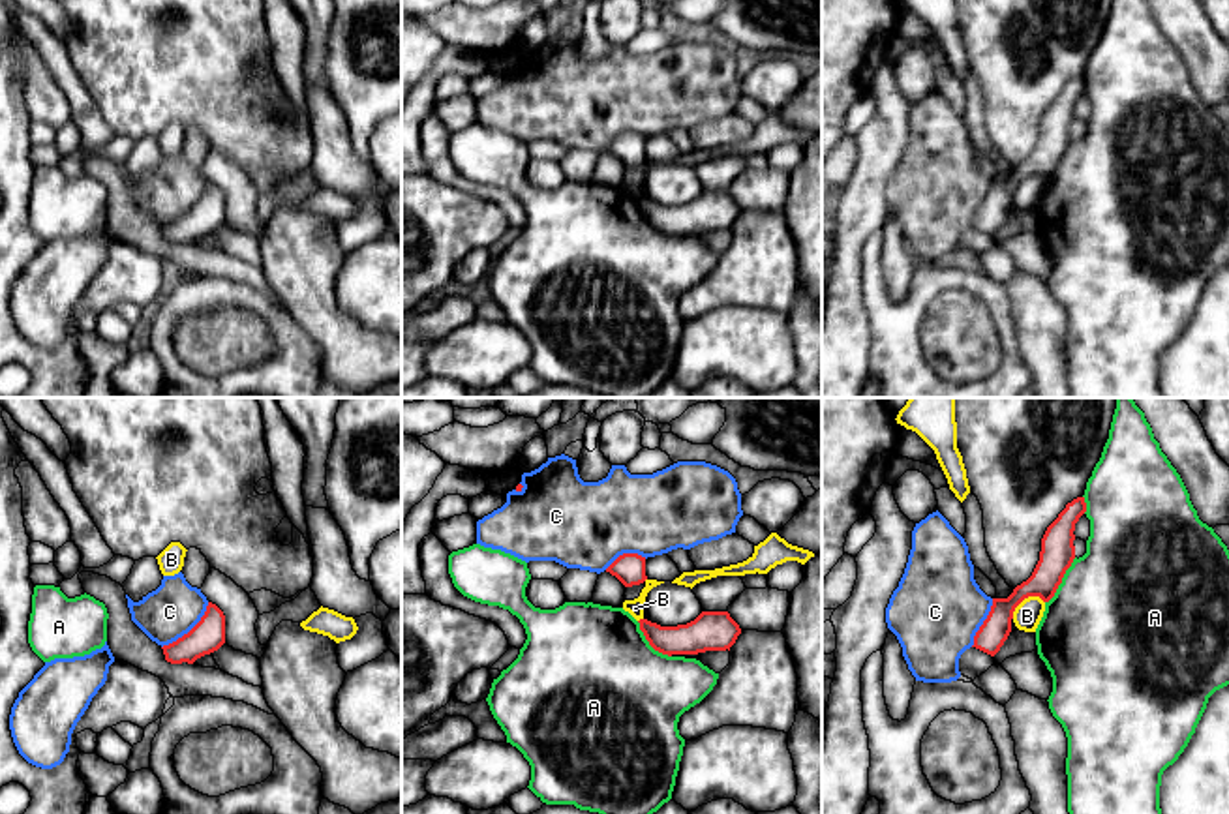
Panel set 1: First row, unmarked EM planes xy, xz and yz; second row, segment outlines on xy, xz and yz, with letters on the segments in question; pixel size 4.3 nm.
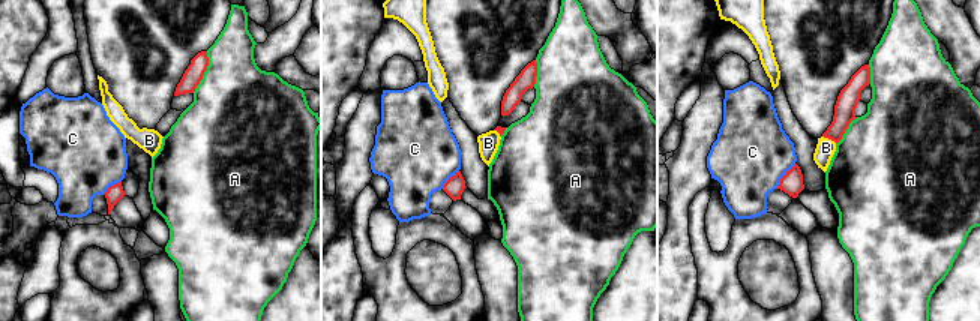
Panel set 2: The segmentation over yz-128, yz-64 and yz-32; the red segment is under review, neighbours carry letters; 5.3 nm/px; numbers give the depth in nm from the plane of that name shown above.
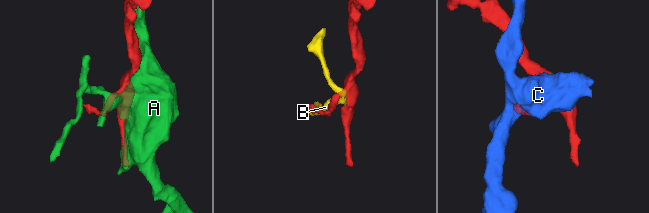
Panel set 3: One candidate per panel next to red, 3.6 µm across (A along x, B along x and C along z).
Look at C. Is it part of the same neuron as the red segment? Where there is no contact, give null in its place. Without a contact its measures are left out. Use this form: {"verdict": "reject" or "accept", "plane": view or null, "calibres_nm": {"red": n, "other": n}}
{"verdict": "reject", "plane": "xy", "calibres_nm": {"red": 140, "other": 240}}

